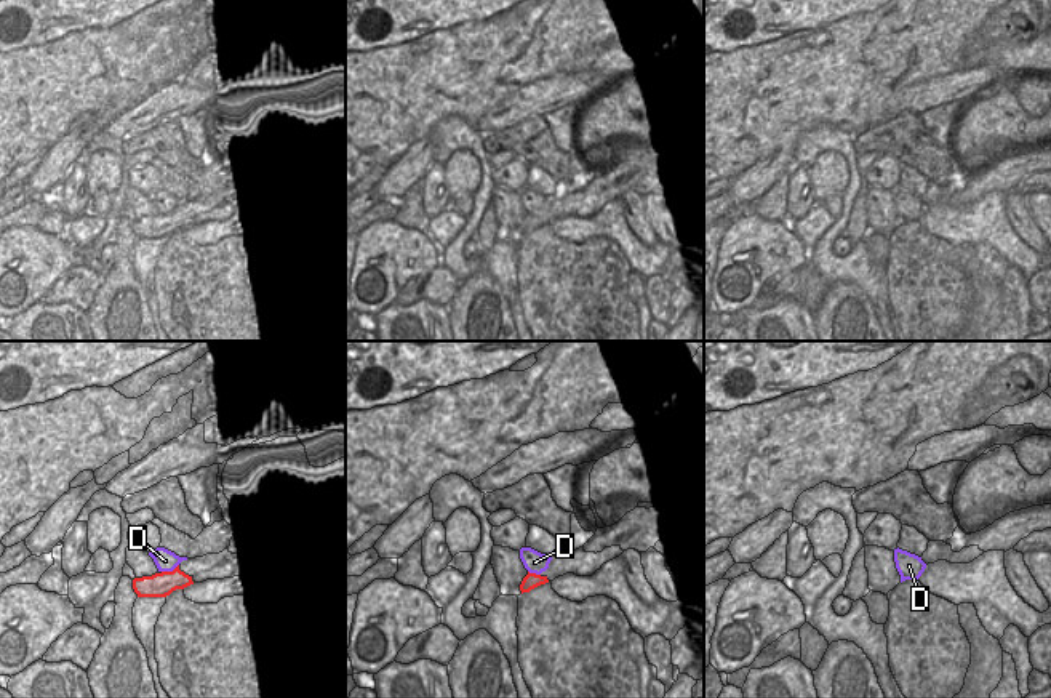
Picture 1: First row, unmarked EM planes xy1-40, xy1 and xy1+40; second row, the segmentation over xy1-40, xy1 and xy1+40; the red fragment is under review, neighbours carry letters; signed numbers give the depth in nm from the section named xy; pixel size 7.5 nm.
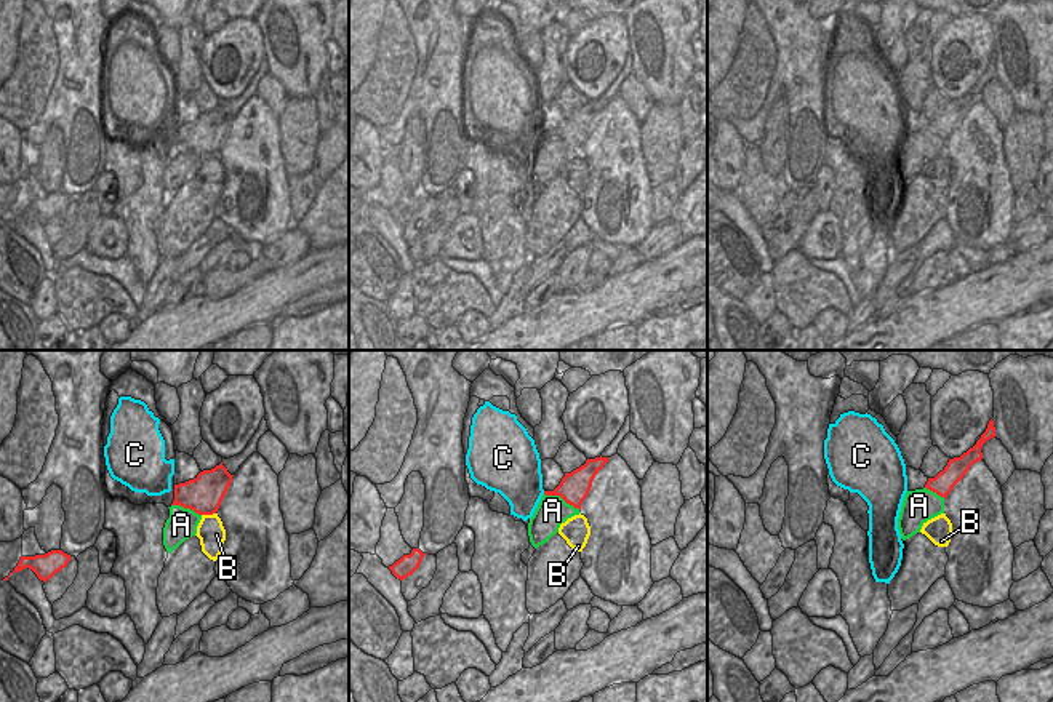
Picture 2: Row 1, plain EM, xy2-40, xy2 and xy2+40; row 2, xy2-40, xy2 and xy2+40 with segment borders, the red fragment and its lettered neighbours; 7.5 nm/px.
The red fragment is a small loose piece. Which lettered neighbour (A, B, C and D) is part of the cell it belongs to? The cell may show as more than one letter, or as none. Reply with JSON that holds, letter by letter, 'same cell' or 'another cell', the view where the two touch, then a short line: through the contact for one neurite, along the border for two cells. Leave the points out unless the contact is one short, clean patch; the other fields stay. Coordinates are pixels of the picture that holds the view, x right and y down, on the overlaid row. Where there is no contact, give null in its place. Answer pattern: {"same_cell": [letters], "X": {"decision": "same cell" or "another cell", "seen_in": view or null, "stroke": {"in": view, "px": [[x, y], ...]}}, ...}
{"same_cell": [], "A": {"decision": "another cell", "seen_in": "xy2"}, "B": {"decision": "another cell", "seen_in": "xy2-40", "stroke": {"in": "xy2-40", "px": [[215, 512], [202, 515]]}}, "C": {"decision": "another cell", "seen_in": null}, "D": {"decision": "another cell", "seen_in": "xy1-40", "stroke": {"in": "xy1-40", "px": [[178, 564], [171, 570], [162, 572]]}}}

